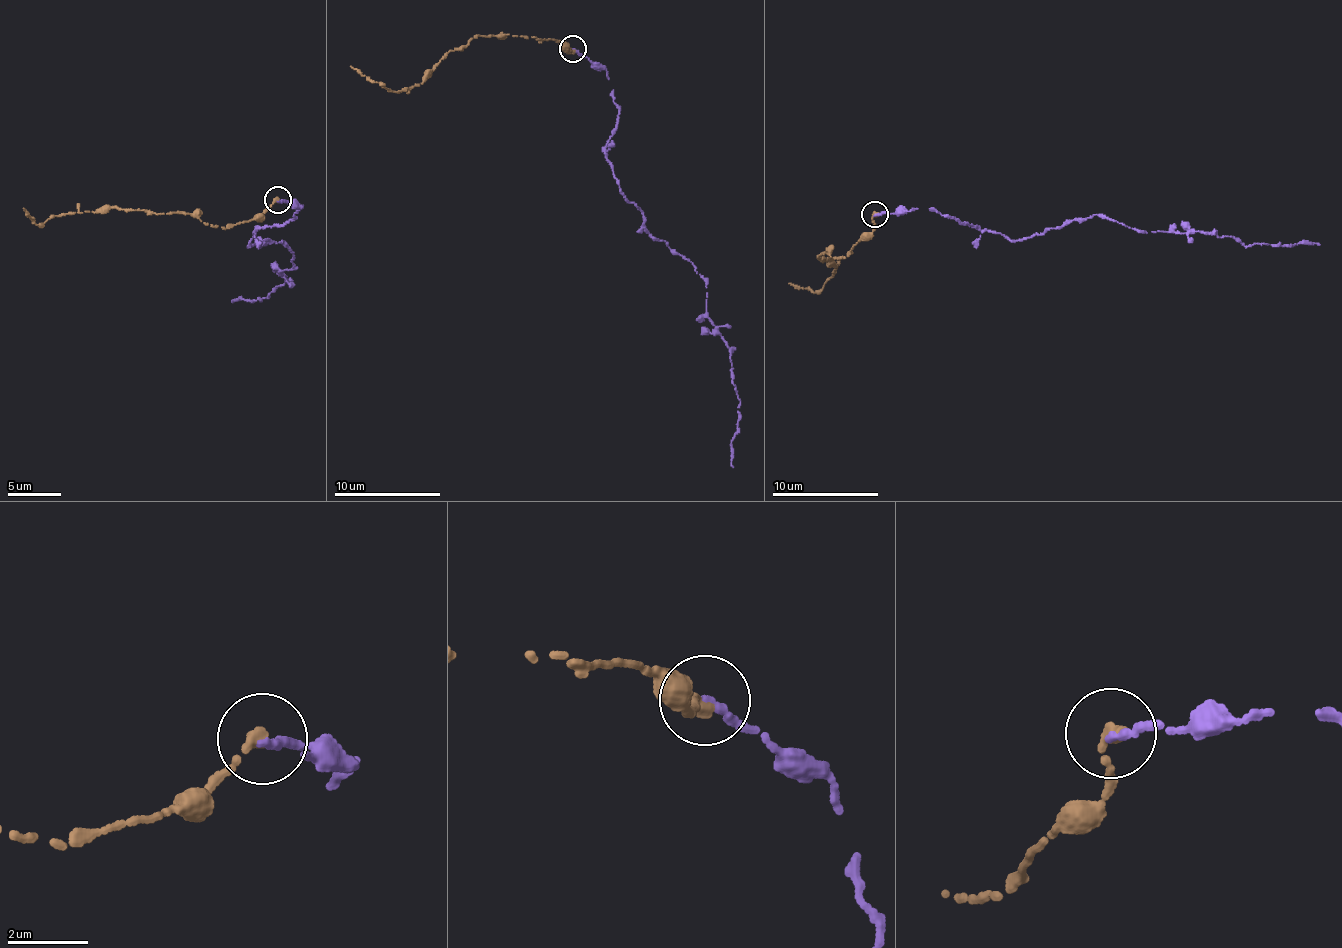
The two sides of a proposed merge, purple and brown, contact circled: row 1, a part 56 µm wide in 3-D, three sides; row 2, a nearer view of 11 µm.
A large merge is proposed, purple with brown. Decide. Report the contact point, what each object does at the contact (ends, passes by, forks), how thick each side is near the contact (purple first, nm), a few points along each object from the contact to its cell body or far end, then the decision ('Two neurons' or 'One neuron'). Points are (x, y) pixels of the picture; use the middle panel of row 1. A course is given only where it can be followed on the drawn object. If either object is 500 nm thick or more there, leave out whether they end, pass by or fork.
Place: (572, 49). At the ring purple ends. At the ring brown ends. Thickness 240 nm (purple) against 340 nm. Course of purple: (572, 48), (613, 89), (618, 185), (707, 283), (740, 403), (733, 466). Course of brown: (572, 48), (566, 49), (555, 39), (476, 35), (468, 44), (449, 51), (422, 80), (397, 92), (350, 67). One neuron

